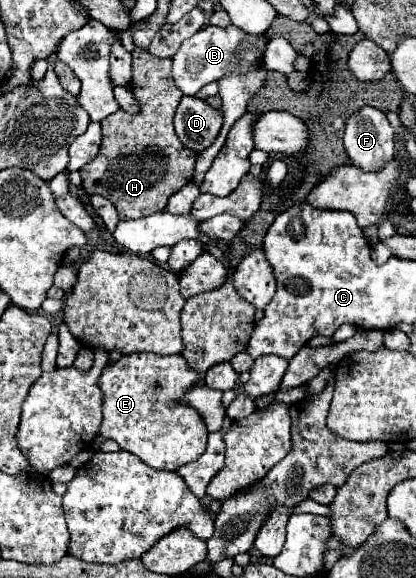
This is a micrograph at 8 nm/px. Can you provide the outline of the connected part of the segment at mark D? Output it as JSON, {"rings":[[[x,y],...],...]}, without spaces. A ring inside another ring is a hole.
{"rings":[[[182,97],[174,127],[184,147],[200,153],[212,145],[222,127],[222,113],[198,97]]]}

